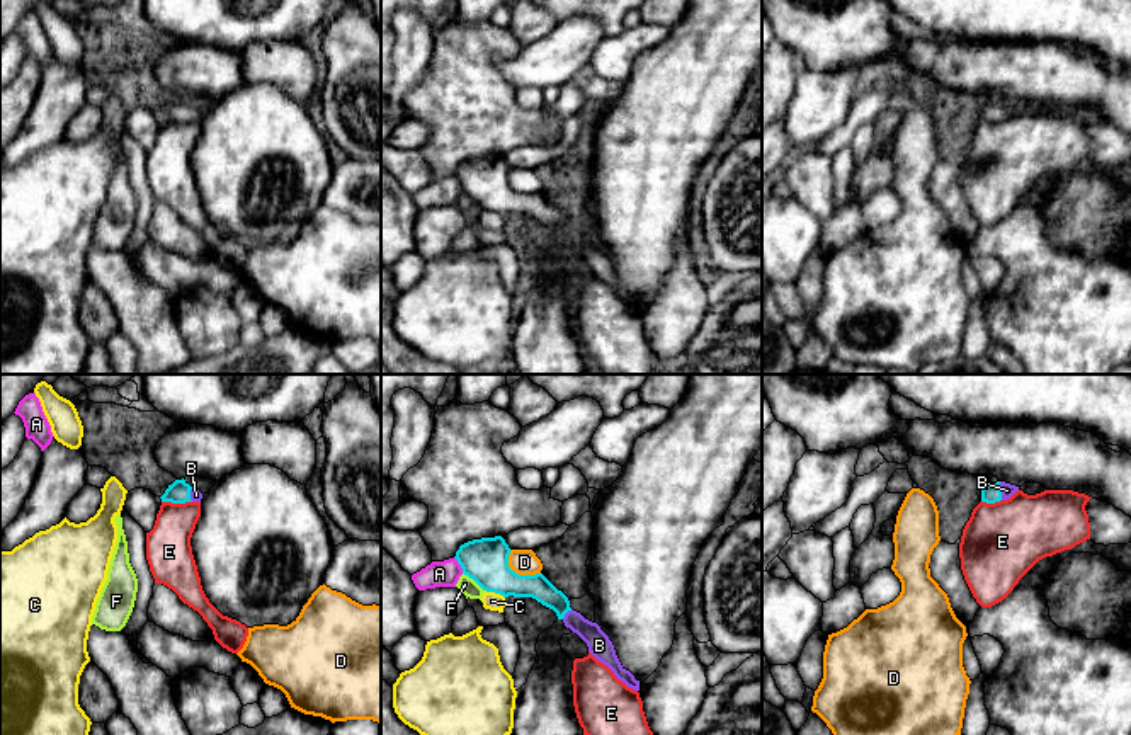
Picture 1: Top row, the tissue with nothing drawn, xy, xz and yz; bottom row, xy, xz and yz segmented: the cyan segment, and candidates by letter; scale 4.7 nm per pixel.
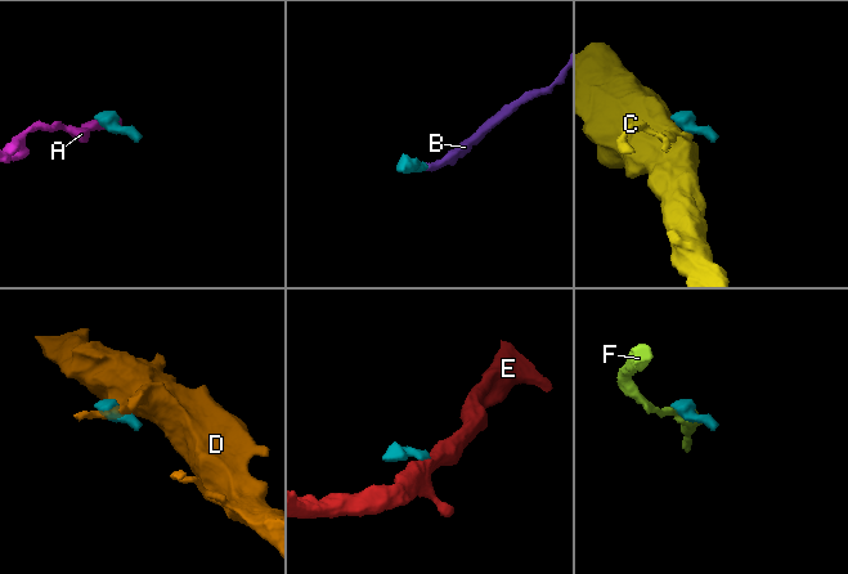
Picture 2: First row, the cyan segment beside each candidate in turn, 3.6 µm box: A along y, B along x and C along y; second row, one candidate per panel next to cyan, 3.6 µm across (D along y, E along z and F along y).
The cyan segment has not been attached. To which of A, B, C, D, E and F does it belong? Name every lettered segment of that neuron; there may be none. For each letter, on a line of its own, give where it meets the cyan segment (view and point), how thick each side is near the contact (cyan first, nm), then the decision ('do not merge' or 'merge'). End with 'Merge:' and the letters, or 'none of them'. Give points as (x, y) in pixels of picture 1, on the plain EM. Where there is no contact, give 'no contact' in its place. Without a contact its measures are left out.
A: contact xz (460, 182); calibres 220 and 130 nm; do not merge
B: contact yz (1000, 109); calibres 90 and 60 nm; merge
C: contact xz (495, 211); calibres 220 and 90 nm; do not merge
D: contact xz (517, 193); calibres 220 and 130 nm; do not merge
E: contact xy (177, 121); calibres 110 and 220 nm; do not merge
F: contact xz (473, 198); calibres 220 and 80 nm; do not merge
Merge: B

